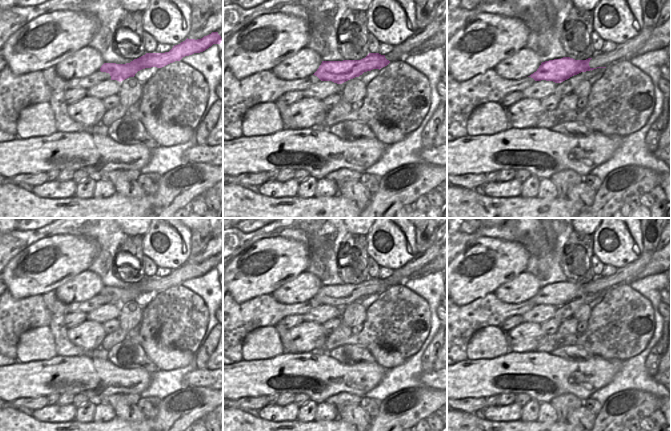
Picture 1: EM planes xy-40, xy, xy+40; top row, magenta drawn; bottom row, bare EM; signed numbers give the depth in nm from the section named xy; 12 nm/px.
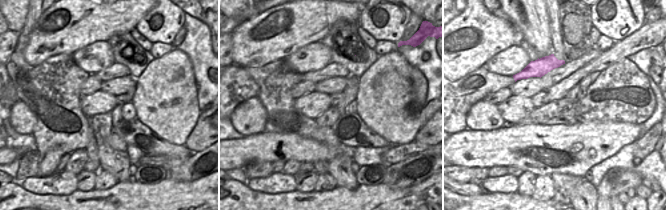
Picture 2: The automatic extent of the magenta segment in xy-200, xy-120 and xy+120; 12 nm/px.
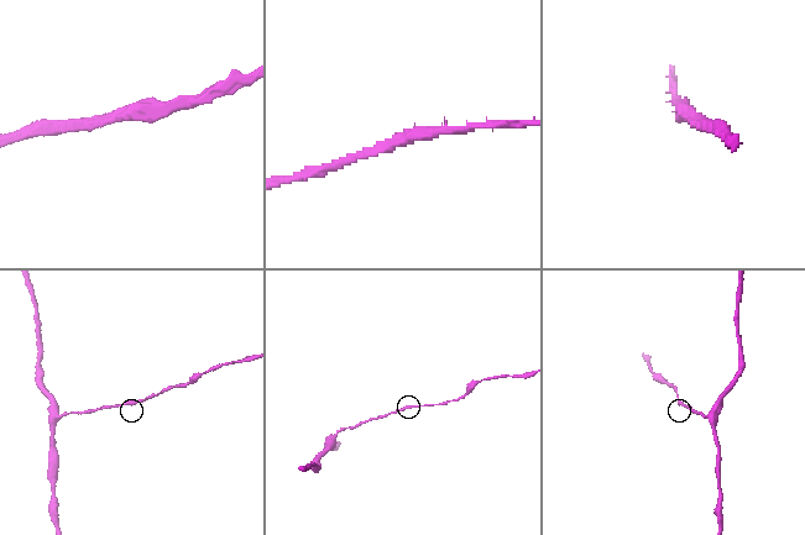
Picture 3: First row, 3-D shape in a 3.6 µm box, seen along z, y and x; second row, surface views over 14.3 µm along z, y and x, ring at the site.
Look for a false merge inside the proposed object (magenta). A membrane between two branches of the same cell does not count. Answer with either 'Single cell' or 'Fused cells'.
Single cell.

